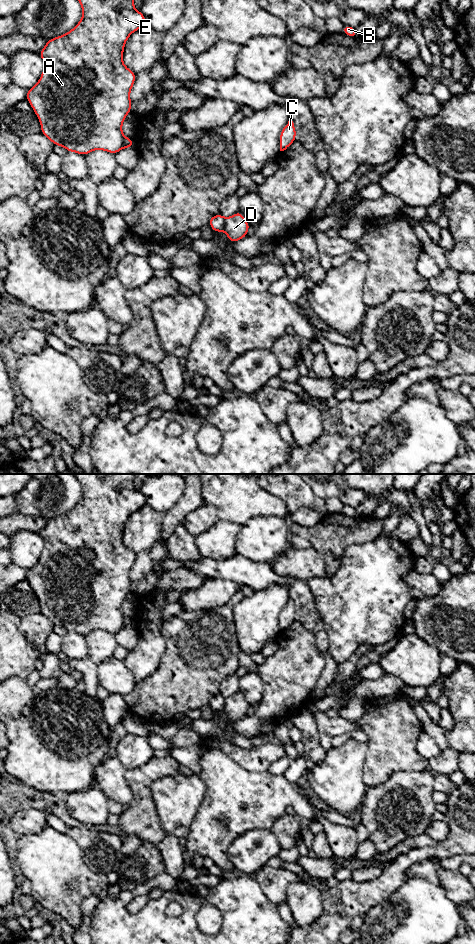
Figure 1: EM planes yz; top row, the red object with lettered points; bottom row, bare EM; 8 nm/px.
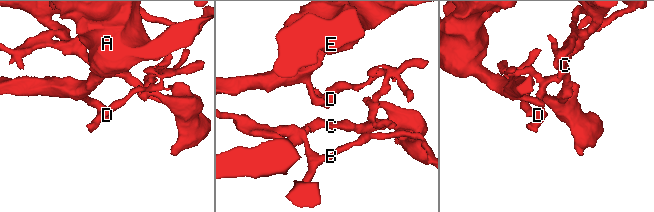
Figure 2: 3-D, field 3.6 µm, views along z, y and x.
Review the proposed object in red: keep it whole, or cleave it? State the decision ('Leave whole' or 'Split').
Split

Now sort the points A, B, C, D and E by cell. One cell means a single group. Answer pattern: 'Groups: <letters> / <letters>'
Groups: A D E / B C

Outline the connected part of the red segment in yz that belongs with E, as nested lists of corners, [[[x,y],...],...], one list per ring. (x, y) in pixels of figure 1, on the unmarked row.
[[[135,474],[73,475],[81,484],[82,498],[64,515],[47,520],[45,527],[38,533],[45,547],[38,562],[27,570],[26,579],[39,599],[41,613],[55,626],[62,626],[68,632],[83,636],[95,630],[115,635],[122,629],[134,627],[133,620],[124,616],[122,605],[131,592],[130,572],[136,554],[125,546],[123,531],[130,515],[145,506],[146,499],[134,487]]]

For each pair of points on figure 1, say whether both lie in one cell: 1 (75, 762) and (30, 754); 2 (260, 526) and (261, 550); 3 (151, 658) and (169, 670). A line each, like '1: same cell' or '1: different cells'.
1: same cell
2: same cell
3: different cells

